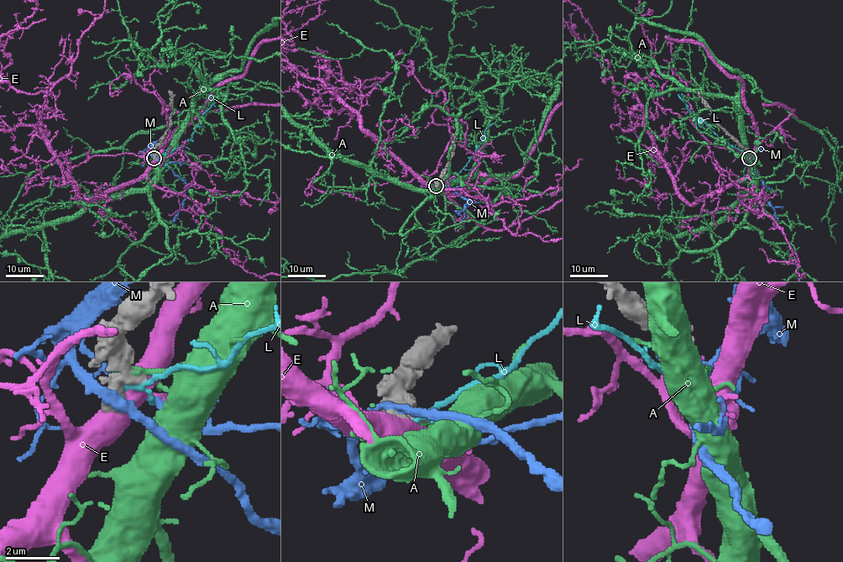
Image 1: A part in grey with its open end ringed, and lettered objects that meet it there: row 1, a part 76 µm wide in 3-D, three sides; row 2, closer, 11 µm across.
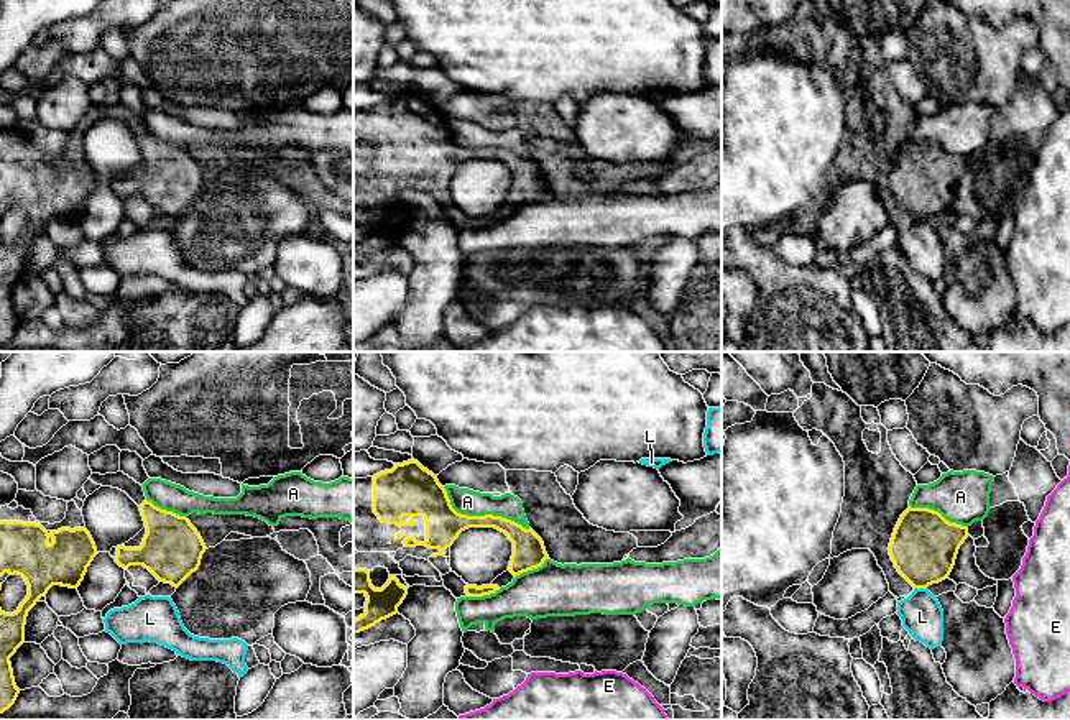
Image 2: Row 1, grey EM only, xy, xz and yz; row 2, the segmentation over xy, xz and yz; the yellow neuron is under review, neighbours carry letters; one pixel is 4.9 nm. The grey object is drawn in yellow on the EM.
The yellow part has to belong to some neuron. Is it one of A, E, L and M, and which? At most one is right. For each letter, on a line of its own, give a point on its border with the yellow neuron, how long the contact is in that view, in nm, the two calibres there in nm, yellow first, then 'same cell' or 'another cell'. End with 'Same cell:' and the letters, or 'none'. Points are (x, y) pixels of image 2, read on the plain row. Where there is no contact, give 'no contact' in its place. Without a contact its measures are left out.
A: meets yellow in xz at (482, 148); contact 480 nm long; 180 nm thick on the yellow side, 130 nm on the other; another cell
E: no contact; another cell
L: meets yellow in yz at (921, 219); contact 60 nm long; 320 nm thick on the yellow side, 200 nm on the other; another cell
M: no contact; another cell
Same cell: none

